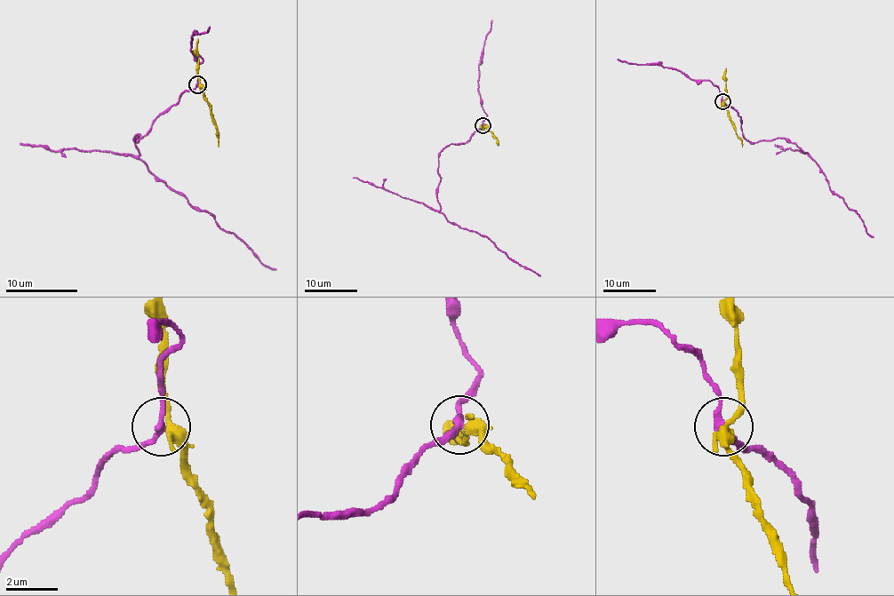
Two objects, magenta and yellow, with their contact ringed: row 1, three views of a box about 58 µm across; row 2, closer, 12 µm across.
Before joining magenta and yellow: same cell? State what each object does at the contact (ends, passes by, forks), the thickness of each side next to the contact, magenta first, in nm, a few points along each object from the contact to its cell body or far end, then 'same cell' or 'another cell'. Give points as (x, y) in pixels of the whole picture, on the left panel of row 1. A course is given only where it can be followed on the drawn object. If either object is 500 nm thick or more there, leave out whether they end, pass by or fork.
magenta passes by | yellow passes by | 240/360 nm | magenta via (197, 84), (155, 120), (149, 131), (139, 139), (137, 136), (139, 157), (276, 270) | yellow via (197, 84), (214, 118), (219, 147) | another cell

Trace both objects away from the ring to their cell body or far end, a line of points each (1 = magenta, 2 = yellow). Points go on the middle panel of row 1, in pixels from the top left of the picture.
1: (482, 125), (466, 142), (448, 145), (440, 153), (440, 210), (450, 222), (487, 237), (509, 258), (540, 276)
2: (482, 127), (495, 136), (498, 145)

